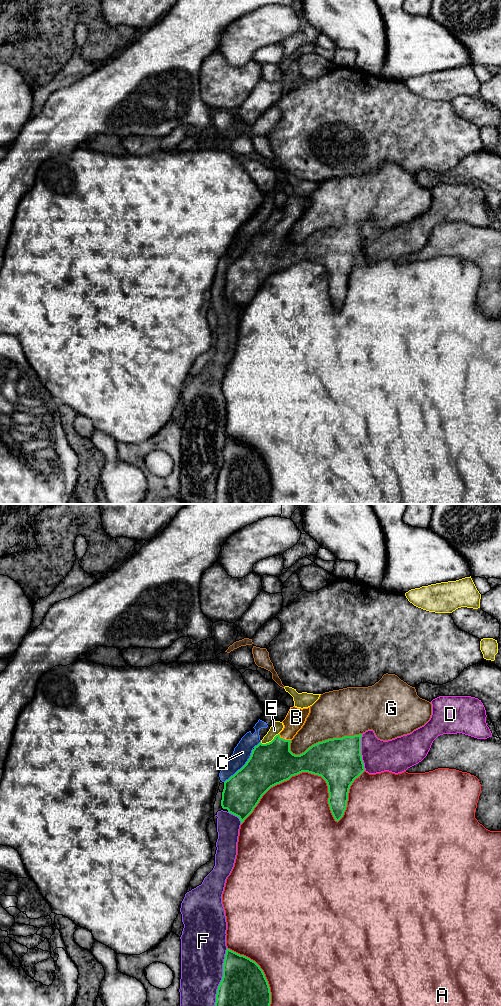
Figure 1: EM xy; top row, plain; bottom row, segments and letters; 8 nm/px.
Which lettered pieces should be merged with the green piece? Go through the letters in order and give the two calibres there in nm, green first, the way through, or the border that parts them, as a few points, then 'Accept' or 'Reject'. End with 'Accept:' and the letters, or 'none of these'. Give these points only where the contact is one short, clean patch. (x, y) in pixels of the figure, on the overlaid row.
A: Thickness 380 nm (green) against 420 nm. Reject
B: Thickness 340 nm (green) against 160 nm. Accept
C: Thickness 340 nm (green) against 140 nm. Reject
D: Thickness 380 nm (green) against 260 nm. Reject
E: Thickness 340 nm (green) against 90 nm. Reject
F: Thickness 360 nm (green) against 360 nm. Reject
G: Thickness 380 nm (green) against 380 nm. Reject
Accept: B

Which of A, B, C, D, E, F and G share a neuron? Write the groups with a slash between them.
A / B / C F / D / E / G

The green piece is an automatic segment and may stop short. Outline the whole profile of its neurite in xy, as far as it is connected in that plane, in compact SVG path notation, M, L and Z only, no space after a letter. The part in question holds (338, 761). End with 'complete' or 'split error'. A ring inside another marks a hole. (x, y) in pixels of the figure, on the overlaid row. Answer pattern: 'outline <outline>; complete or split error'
outline M290 707L282 721L283 730L266 744L254 747L246 764L224 782L221 806L237 816L241 824L253 812L262 796L273 786L289 780L292 776L308 772L321 776L328 786L328 804L335 821L339 821L346 810L350 786L364 771L361 755L362 734L328 739L309 747L304 753L295 755L290 751L290 743L304 725L310 707Z; split error

